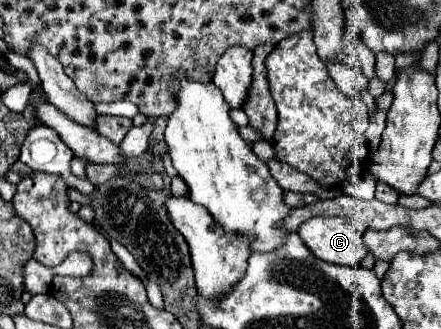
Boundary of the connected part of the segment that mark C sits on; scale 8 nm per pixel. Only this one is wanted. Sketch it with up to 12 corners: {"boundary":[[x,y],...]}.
{"boundary":[[314,217],[298,235],[314,257],[356,267],[366,225]]}

